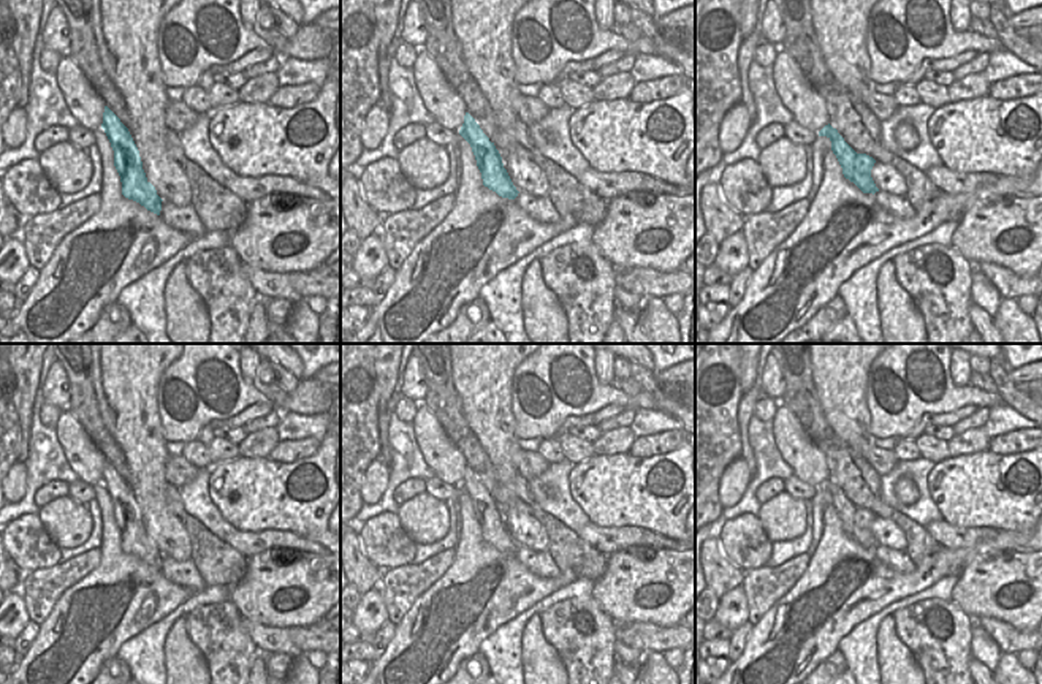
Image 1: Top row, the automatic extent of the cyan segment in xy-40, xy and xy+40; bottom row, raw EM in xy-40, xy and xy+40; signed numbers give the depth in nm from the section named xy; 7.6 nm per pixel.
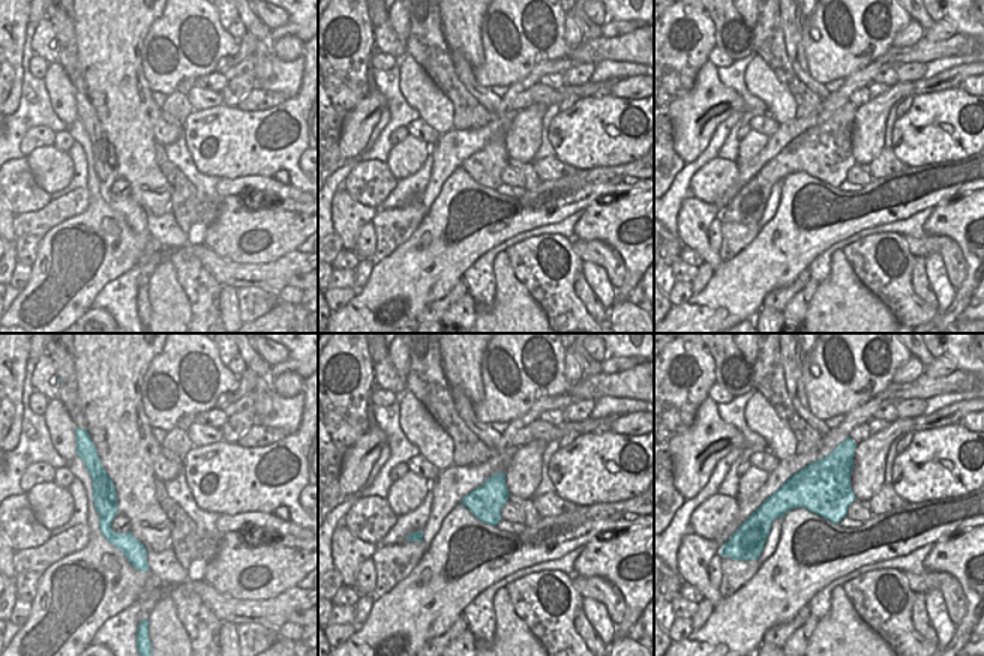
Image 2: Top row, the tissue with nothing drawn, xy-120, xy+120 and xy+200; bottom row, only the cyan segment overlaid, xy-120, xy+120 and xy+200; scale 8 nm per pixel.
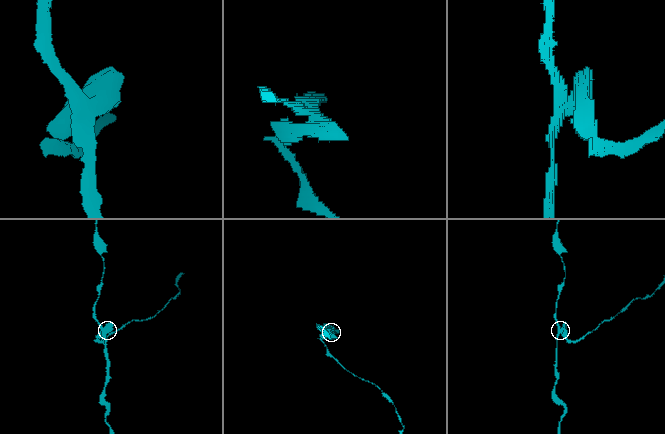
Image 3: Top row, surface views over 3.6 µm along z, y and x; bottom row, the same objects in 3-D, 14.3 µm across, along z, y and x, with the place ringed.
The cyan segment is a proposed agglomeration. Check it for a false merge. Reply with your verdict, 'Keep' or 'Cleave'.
Cleave.

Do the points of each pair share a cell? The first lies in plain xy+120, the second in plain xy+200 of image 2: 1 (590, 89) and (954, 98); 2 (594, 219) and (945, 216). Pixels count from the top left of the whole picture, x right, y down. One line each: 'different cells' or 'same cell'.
1: different cells
2: same cell

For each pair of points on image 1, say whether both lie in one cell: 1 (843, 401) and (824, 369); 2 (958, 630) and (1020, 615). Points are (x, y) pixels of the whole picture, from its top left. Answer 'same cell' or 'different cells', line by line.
1: same cell
2: different cells

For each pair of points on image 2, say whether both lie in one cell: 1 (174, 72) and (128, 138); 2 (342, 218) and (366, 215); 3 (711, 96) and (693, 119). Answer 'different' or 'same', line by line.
1: different
2: same
3: same

